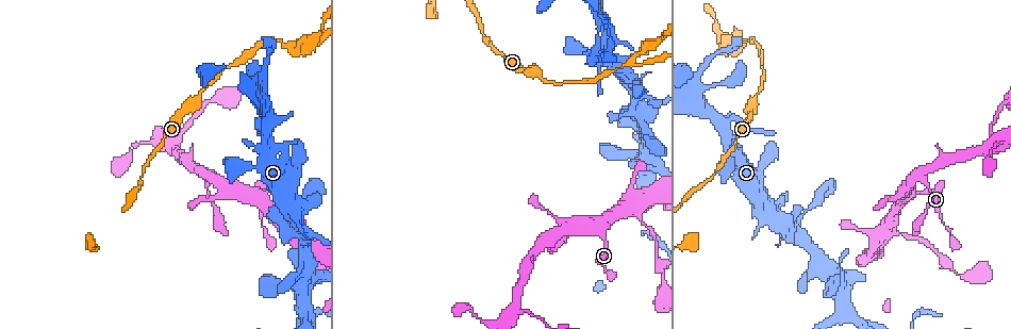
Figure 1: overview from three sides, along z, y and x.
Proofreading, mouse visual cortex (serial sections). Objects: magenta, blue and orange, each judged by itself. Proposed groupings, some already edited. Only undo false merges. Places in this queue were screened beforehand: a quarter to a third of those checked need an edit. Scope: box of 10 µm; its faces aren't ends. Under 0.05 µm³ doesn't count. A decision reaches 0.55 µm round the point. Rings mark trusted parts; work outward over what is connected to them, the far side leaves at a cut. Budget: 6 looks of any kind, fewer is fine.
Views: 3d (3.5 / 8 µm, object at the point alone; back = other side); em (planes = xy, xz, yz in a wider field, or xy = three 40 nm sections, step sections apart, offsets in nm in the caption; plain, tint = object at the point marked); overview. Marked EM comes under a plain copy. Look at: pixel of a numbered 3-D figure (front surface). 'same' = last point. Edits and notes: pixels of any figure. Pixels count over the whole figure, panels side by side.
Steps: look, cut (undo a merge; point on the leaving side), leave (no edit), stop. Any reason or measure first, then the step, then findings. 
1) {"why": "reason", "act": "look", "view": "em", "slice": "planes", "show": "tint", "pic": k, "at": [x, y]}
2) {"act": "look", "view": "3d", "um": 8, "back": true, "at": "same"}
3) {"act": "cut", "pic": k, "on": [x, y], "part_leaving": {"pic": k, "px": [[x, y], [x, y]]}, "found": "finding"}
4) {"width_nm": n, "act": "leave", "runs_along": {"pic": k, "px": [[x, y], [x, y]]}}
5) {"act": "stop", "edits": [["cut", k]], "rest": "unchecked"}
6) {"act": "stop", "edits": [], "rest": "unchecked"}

{"why": "thick turns thin", "act": "look", "view": "3d", "um": 8, "pic": 1, "at": [697, 97]}

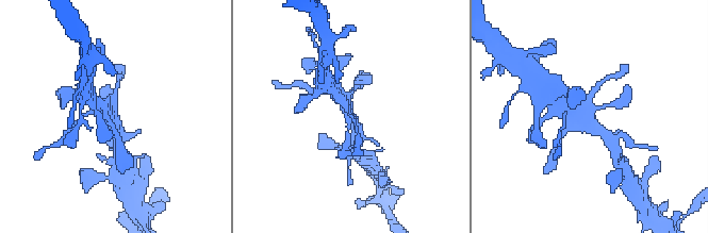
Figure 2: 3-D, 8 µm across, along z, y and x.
{"why": "now the EM", "act": "look", "view": "em", "slice": "xy", "step": 2, "show": "tint", "at": "same"}

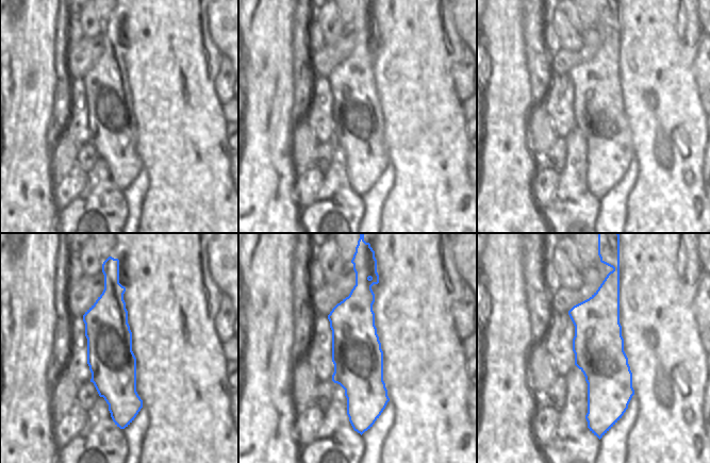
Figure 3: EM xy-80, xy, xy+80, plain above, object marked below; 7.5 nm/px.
{"width_nm": 380, "act": "leave", "runs_along": {"pic": 3, "px": [[366, 282], [353, 423]]}, "found": "continuous, no second cell"}

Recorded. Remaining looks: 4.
{"why": "two arms in line, one across", "act": "look", "view": "3d", "um": 3.5, "pic": 1, "at": [279, 42]}

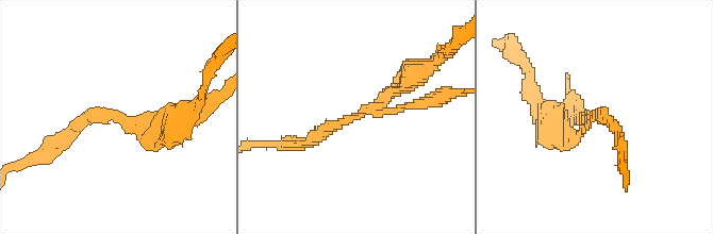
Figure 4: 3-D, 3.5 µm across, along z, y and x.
{"act": "look", "view": "em", "slice": "xy", "step": 5, "show": "tint", "pic": 4, "at": [363, 114]}

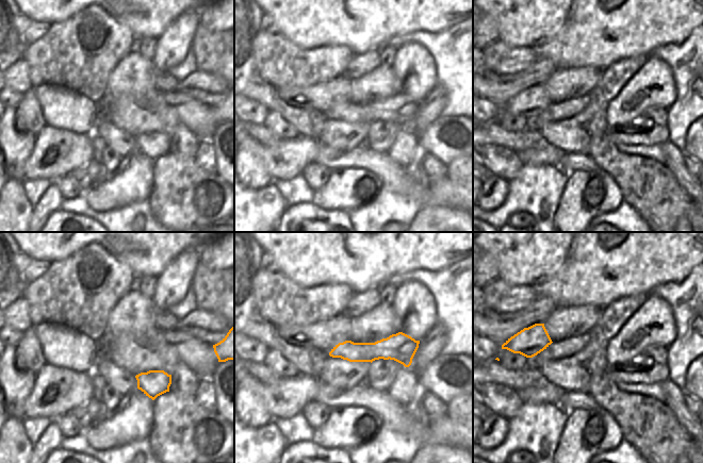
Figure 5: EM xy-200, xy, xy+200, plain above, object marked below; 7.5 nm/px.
{"width_nm": 160, "act": "cut", "pic": 4, "on": [421, 105], "part_leaving": {"pic": 4, "px": [[380, 111], [397, 111], [459, 92]]}, "found": "two cells meet here"}

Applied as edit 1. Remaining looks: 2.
{"act": "stop", "edits": [["cut", 4]], "rest": "unchecked"}

